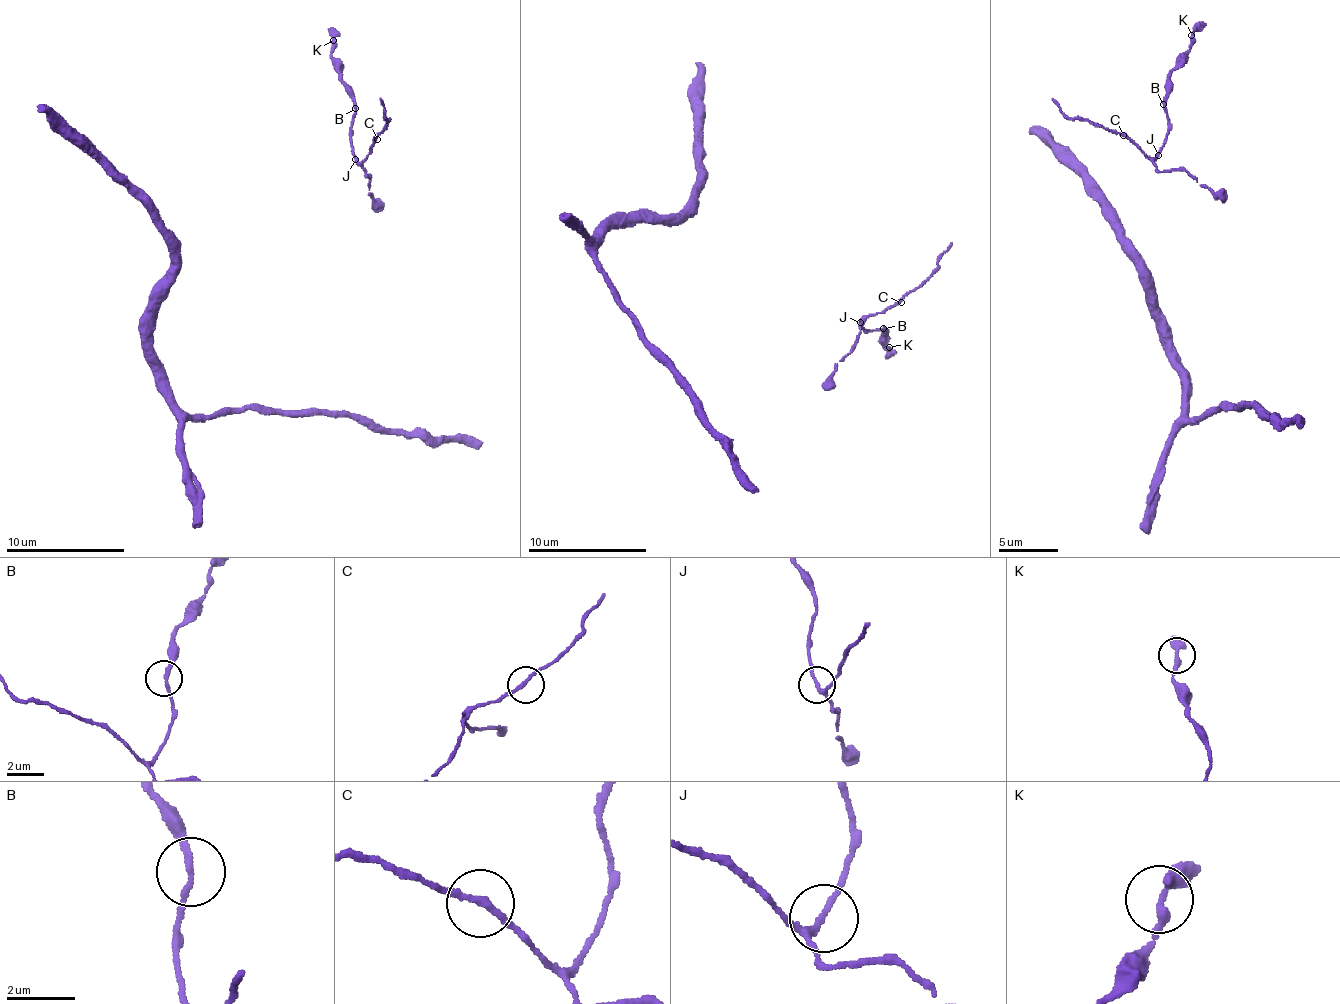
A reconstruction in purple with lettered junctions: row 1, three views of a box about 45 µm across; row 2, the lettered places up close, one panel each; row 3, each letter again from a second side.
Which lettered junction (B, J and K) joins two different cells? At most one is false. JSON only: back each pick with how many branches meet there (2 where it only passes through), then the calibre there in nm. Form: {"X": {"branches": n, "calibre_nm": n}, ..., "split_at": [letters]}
{"split_at": []}

